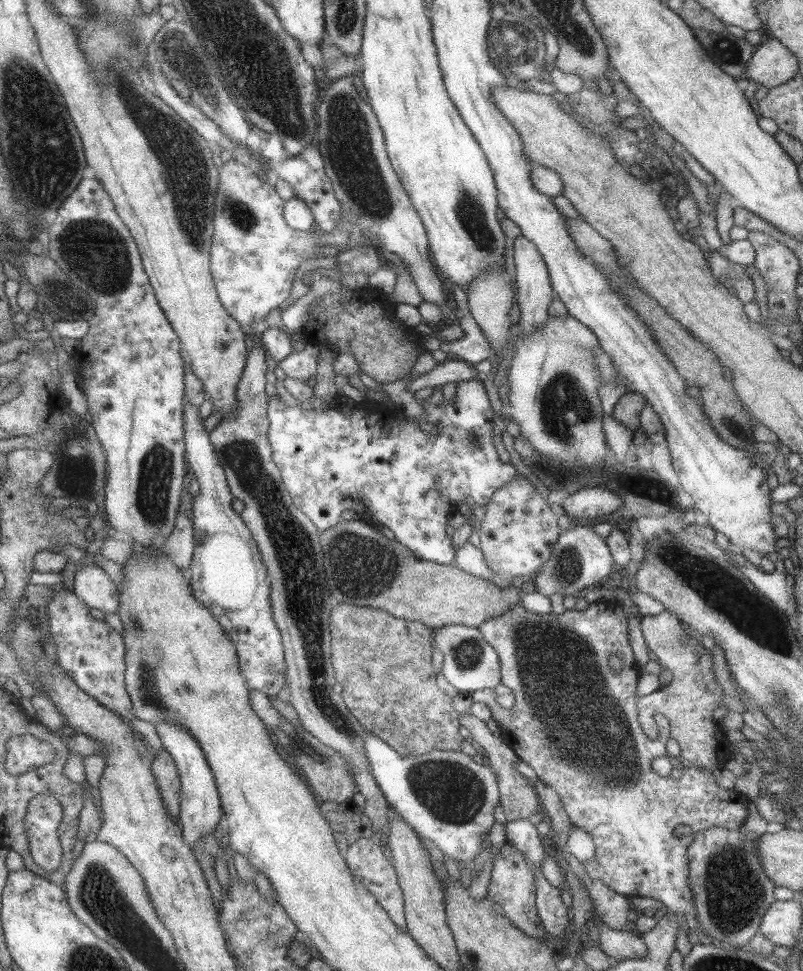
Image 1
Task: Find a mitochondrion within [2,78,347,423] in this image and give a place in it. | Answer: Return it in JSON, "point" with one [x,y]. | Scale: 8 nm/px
{"point":[94,251]}

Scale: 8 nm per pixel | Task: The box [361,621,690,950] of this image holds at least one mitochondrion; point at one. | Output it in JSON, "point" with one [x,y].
{"point":[454,793]}

